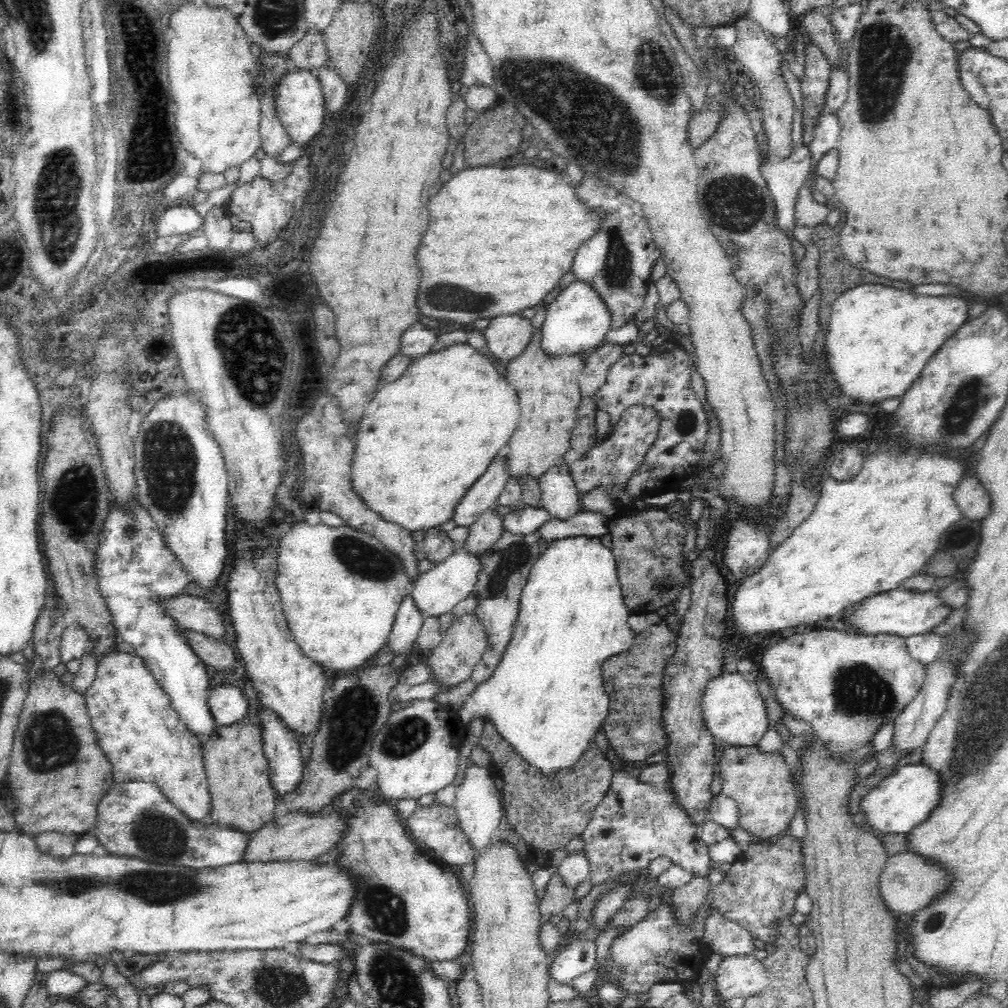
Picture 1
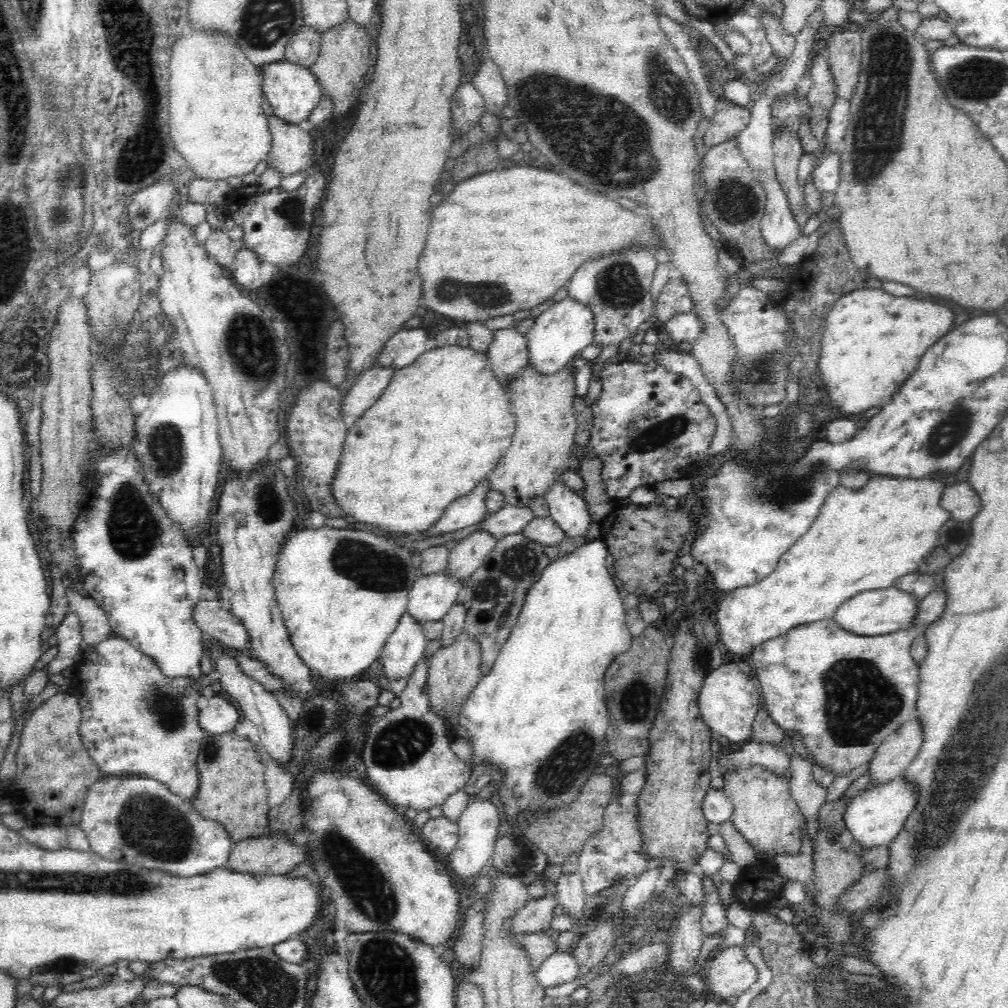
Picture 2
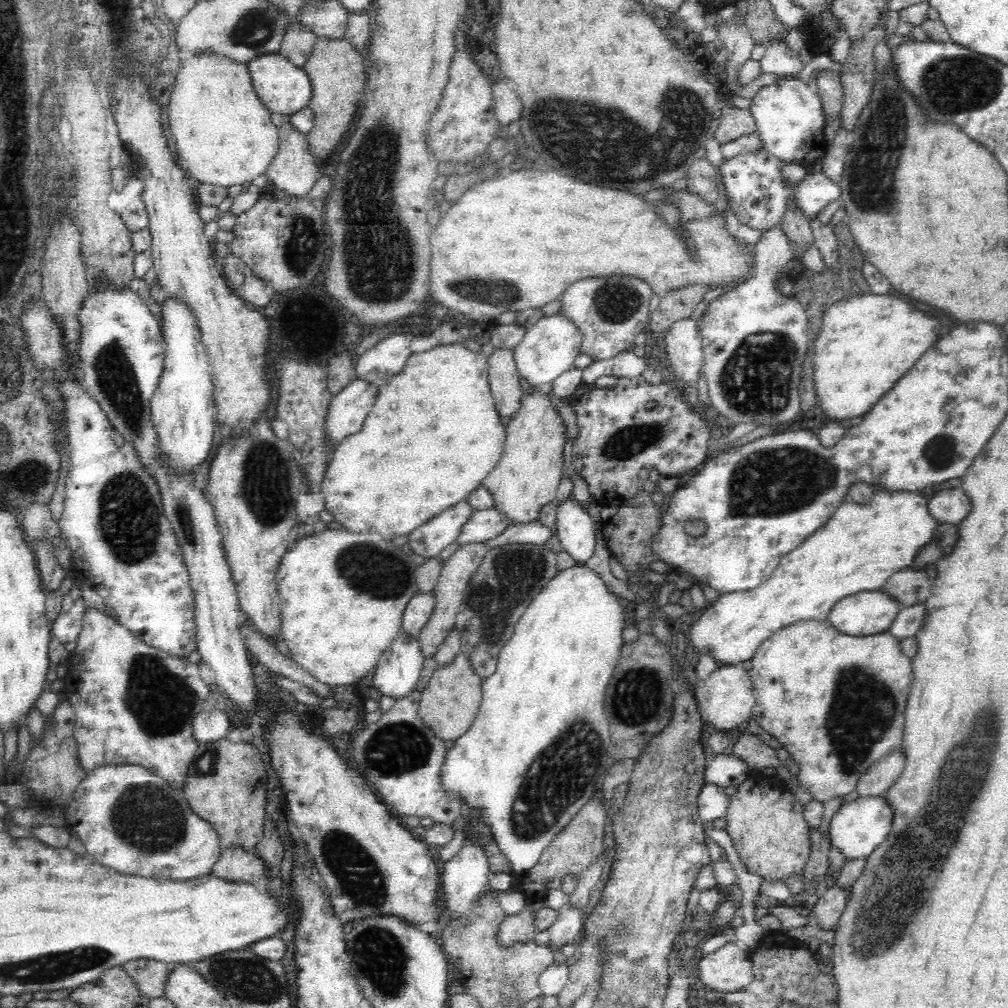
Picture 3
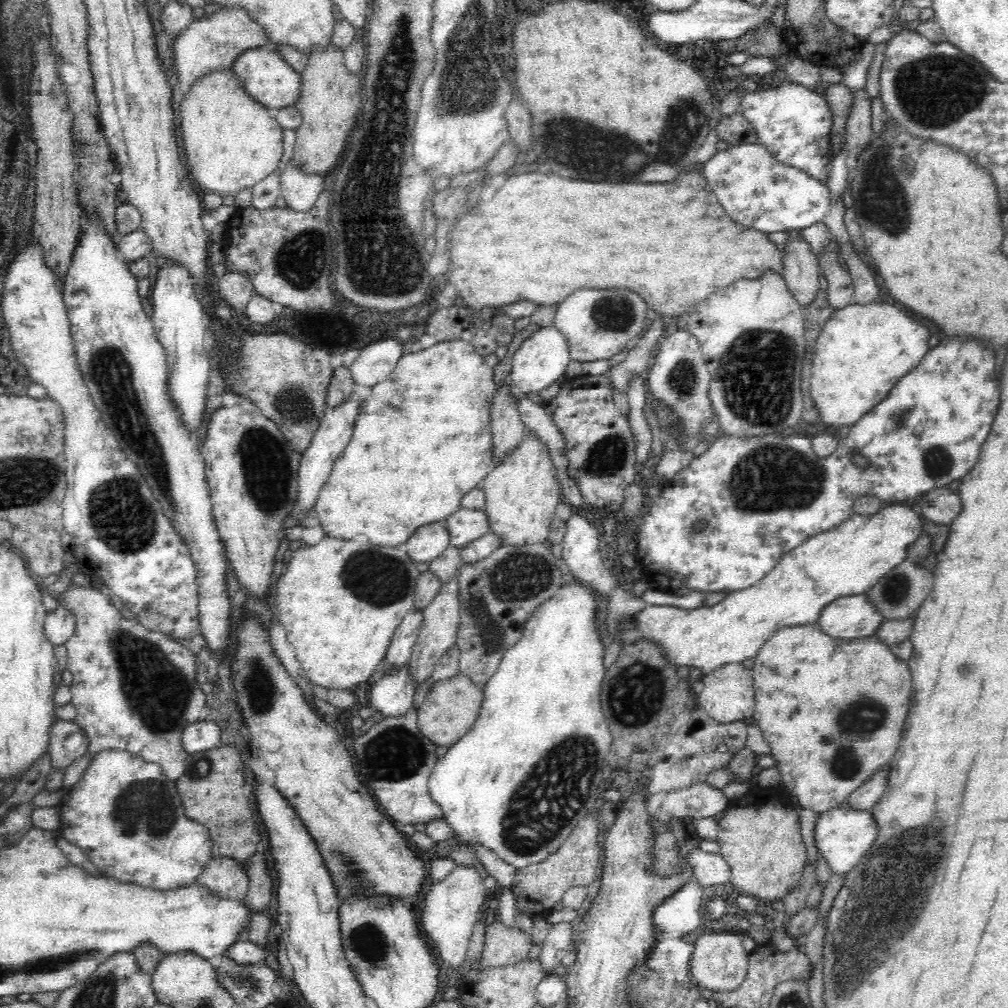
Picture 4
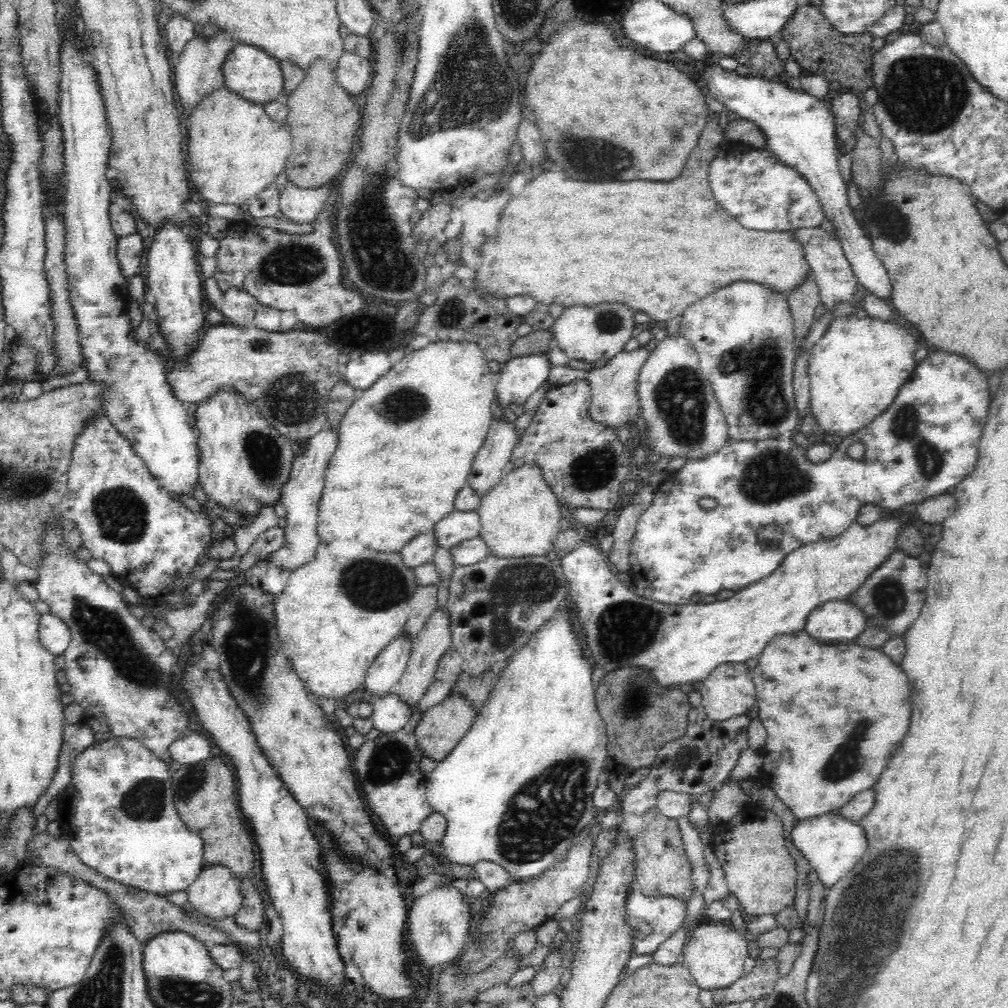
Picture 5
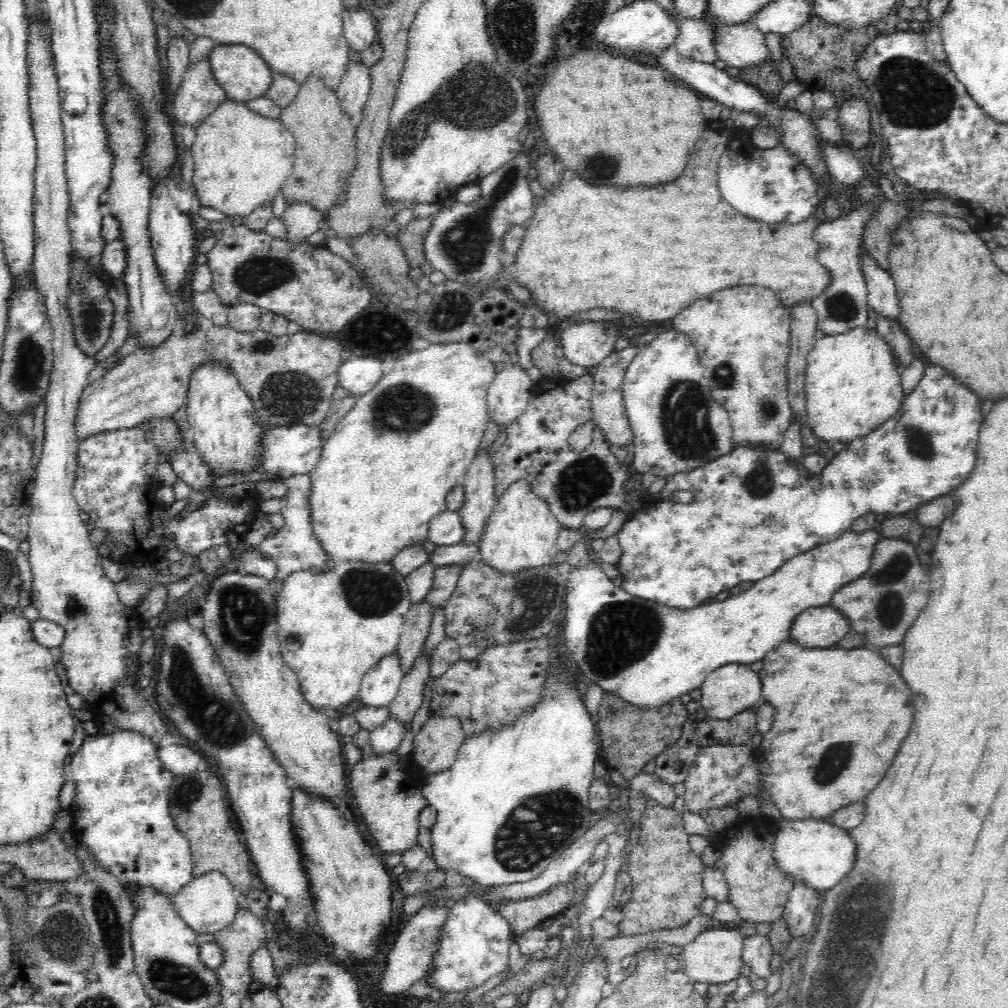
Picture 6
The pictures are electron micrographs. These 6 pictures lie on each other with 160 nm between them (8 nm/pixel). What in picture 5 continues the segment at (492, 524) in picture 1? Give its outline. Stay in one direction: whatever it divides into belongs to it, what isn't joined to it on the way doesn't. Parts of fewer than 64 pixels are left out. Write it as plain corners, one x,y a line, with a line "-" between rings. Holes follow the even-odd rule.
437,606
432,614
423,622
422,630
413,640
410,658
404,671
394,689
398,696
410,706
418,705
419,700
426,694
427,688
434,682
435,672
442,655
452,645
451,626
452,619
446,607

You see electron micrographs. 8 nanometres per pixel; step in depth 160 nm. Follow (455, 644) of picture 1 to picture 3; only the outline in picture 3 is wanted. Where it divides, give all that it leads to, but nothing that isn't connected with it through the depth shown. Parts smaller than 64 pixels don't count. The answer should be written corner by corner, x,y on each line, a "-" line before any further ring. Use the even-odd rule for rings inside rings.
460,651
450,662
438,664
432,674
428,686
421,691
419,702
419,715
422,721
434,730
438,738
442,740
456,740
469,729
470,723
474,720
476,711
481,701
481,684
483,678
474,671
470,656

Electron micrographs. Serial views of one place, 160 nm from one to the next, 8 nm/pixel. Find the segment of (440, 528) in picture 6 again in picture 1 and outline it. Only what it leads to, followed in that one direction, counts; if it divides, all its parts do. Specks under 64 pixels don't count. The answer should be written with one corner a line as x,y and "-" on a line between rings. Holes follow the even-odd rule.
520,504
504,515
504,530
514,534
534,534
552,519
550,512
542,506

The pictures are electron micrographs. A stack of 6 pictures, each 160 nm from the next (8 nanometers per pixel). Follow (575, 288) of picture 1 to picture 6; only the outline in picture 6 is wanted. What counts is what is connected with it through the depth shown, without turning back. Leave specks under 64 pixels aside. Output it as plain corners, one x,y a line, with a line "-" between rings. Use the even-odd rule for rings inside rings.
506,364
502,372
495,374
487,393
492,421
498,426
508,426
518,416
522,416
535,386
522,364

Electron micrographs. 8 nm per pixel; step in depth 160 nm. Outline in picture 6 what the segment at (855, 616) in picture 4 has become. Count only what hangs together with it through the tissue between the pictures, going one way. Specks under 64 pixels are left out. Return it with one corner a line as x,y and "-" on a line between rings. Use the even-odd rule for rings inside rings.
825,604
798,614
790,638
810,648
834,647
851,631
850,626
841,610

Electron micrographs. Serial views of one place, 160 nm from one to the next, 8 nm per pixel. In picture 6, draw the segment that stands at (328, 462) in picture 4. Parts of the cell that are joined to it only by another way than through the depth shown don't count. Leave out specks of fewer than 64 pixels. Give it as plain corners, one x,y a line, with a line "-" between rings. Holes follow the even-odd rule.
310,473
297,474
294,476
272,475
269,480
282,482
286,486
286,494
282,498
281,515
284,524
277,530
274,536
266,536
255,548
263,558
273,562
277,571
273,581
282,582
290,574
299,570
314,571
322,570
328,562
328,556
320,541
312,529
312,511
310,511
310,500
312,497
312,477

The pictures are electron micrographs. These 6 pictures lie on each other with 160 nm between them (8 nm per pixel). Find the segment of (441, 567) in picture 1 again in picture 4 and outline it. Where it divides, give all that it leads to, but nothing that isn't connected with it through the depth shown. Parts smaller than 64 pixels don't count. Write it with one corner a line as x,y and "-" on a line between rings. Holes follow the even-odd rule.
414,606
404,615
388,646
385,670
403,665
409,660
421,630
423,616
424,611

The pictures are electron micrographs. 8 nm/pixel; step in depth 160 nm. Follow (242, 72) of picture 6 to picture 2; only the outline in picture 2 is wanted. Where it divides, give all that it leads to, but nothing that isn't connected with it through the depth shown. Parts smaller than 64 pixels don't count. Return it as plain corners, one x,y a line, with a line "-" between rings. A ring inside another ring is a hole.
286,60
273,62
261,67
261,83
263,98
273,108
274,115
292,126
306,125
310,114
322,98
322,87
316,75
309,67
303,67

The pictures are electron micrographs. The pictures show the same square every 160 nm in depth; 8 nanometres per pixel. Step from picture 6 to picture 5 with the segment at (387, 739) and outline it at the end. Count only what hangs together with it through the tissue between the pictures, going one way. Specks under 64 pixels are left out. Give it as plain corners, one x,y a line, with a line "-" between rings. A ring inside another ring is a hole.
395,691
378,695
371,705
373,727
380,733
401,729
410,720
413,711
412,706
402,701

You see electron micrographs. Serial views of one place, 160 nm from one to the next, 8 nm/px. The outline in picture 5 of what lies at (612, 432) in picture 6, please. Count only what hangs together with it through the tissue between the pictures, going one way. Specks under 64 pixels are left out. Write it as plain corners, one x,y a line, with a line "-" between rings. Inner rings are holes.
636,348
630,352
618,352
614,358
608,359
606,365
590,373
582,373
566,366
553,366
548,378
549,384
566,385
574,380
586,380
591,387
591,404
589,406
591,418
595,422
602,422
612,426
629,427
632,421
641,416
640,397
638,395
638,380
642,368
649,358
650,351

